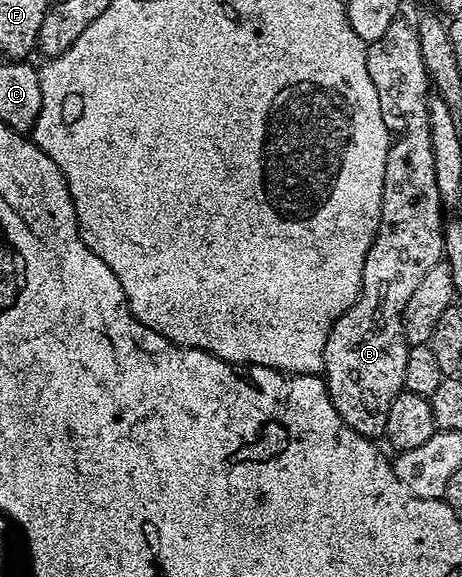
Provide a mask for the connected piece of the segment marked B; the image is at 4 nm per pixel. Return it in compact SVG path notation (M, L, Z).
M395 20L388 28L388 32L384 32L384 36L380 36L380 40L376 40L367 45L366 63L368 64L368 76L372 76L372 84L376 84L376 96L380 96L380 116L384 116L384 124L390 130L391 135L396 137L390 143L388 160L384 168L382 215L378 221L378 232L374 235L374 243L371 244L368 256L364 260L362 292L358 296L358 301L352 304L352 308L348 308L344 311L332 324L332 332L328 332L328 344L324 348L322 365L324 367L326 391L330 394L330 399L336 408L336 412L340 416L340 420L344 420L344 424L348 424L348 428L352 428L360 436L364 436L371 440L378 440L378 438L381 439L386 432L386 421L388 420L390 401L393 400L396 395L401 394L404 389L404 367L408 364L410 346L407 343L406 337L400 333L400 316L404 312L404 308L408 304L412 292L416 292L416 288L420 288L420 280L424 280L424 276L427 272L434 266L439 265L444 258L444 217L442 218L442 214L444 215L444 207L442 198L439 196L438 189L436 188L434 161L432 160L432 140L429 134L429 112L427 110L427 99L430 86L426 69L422 65L420 40L418 39L415 27L413 25L406 25L401 20Z

